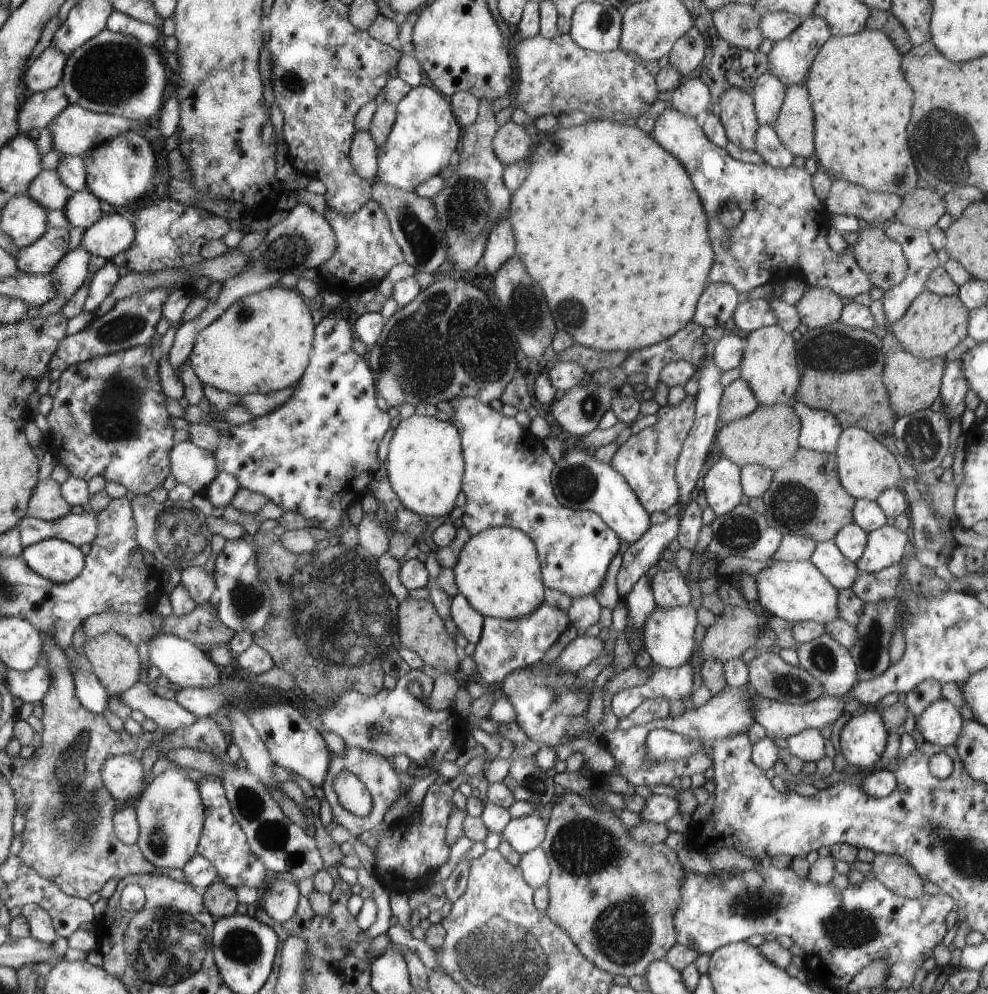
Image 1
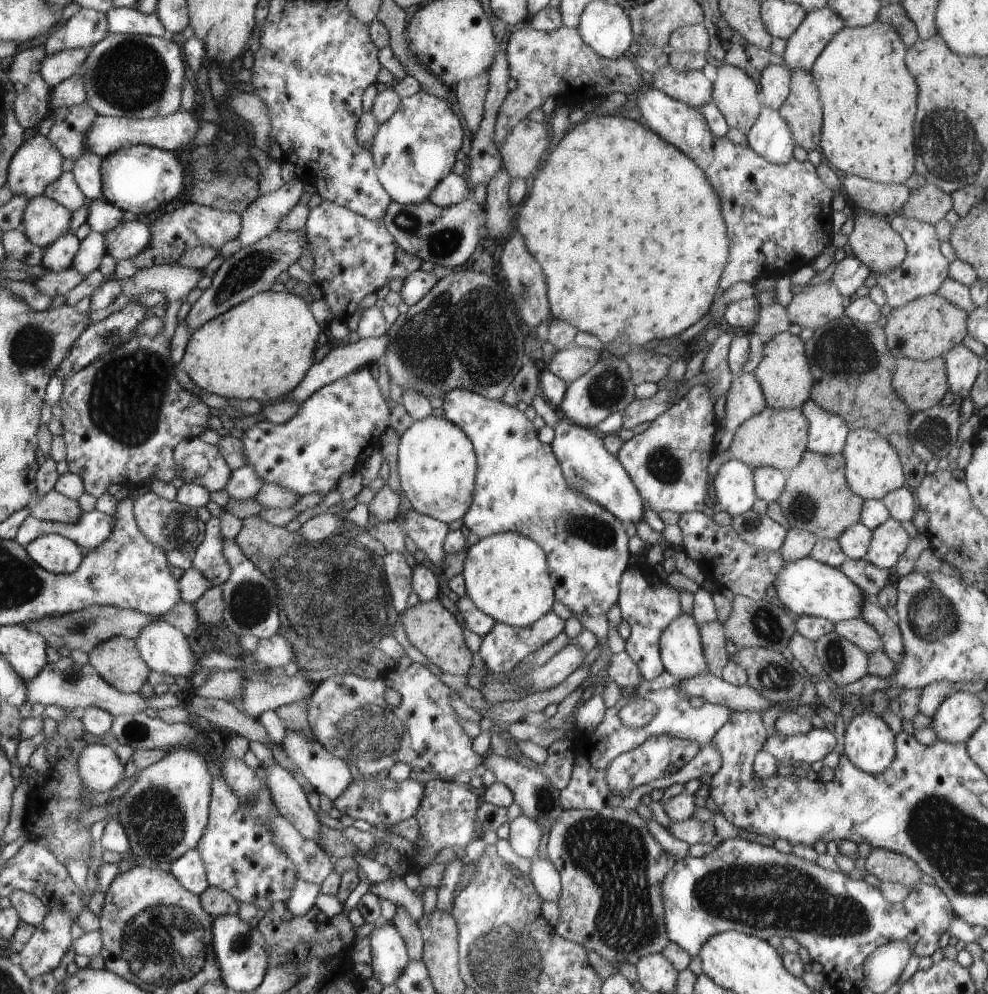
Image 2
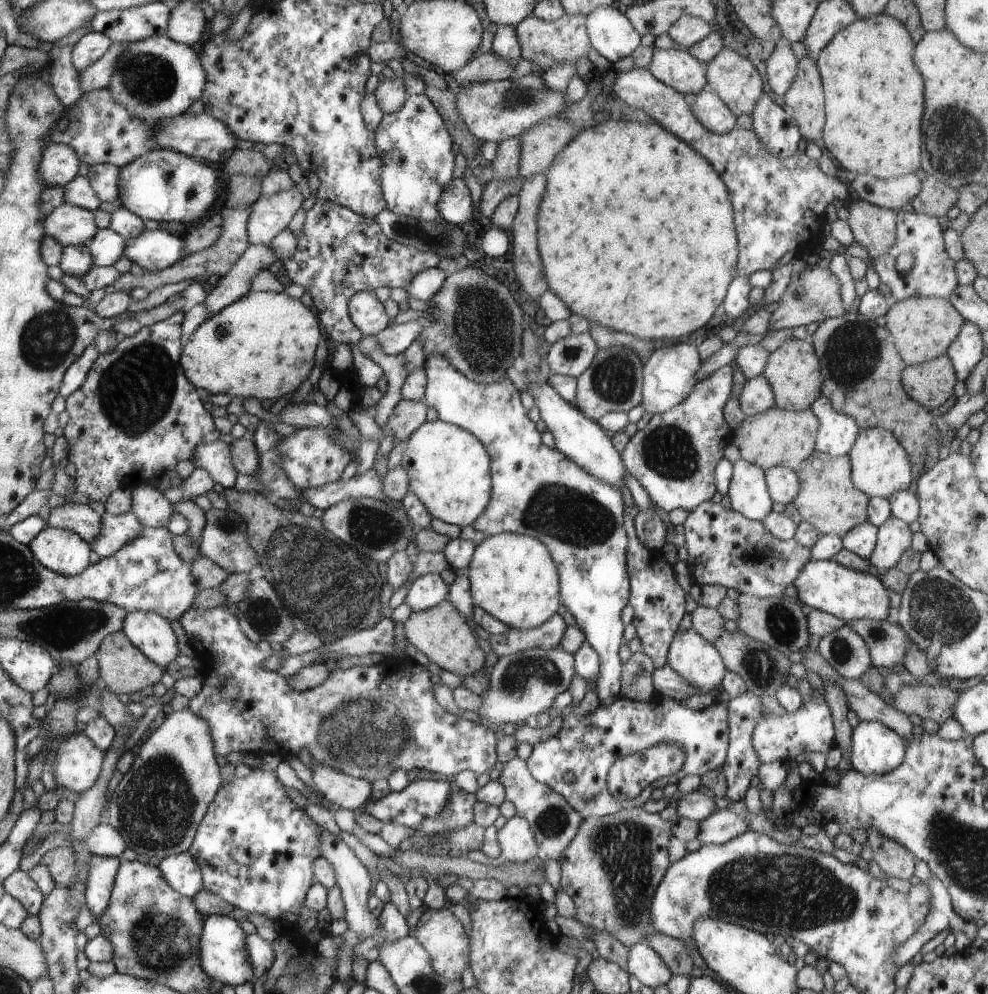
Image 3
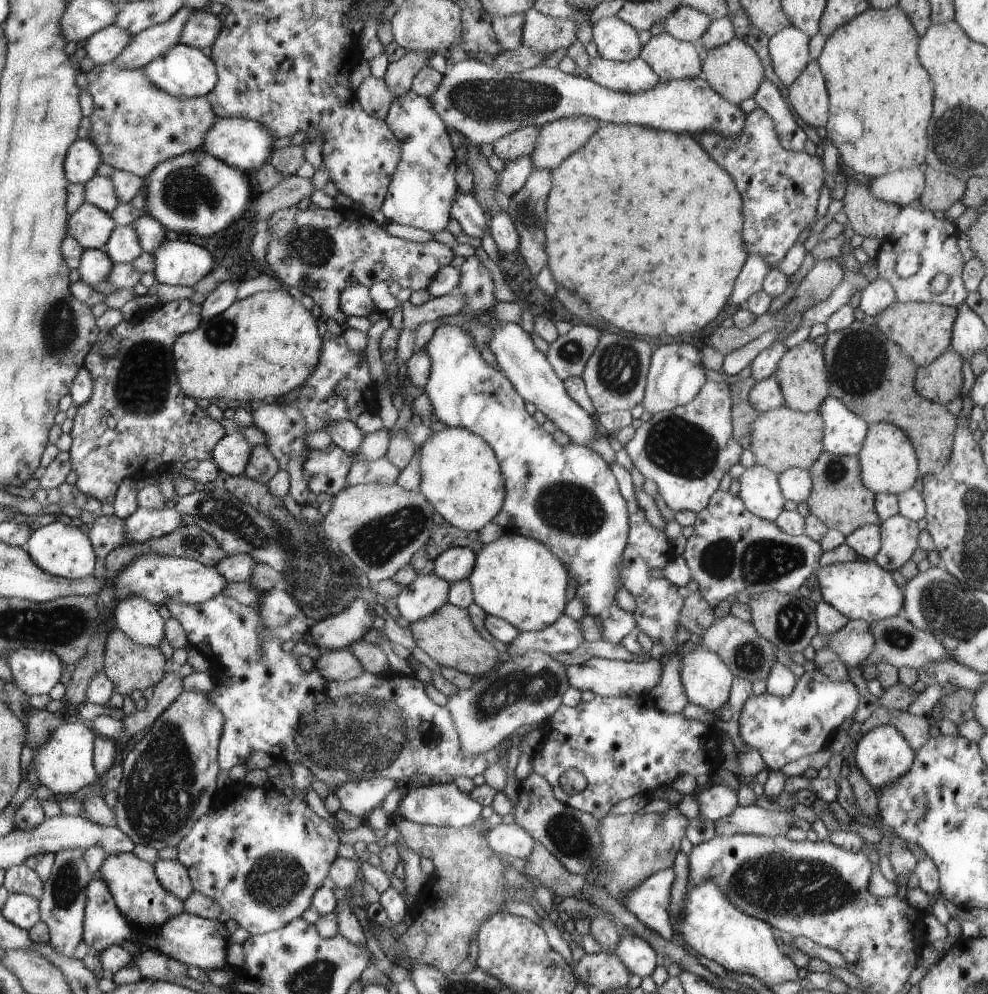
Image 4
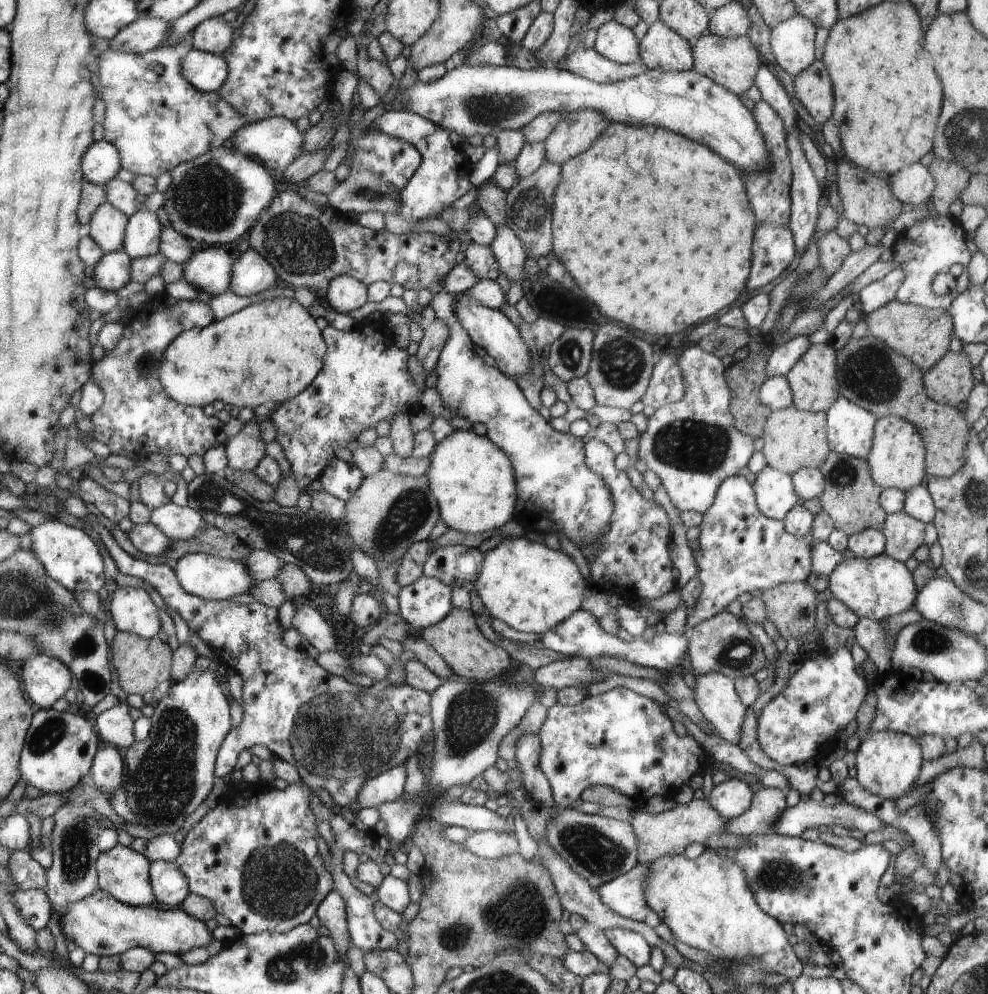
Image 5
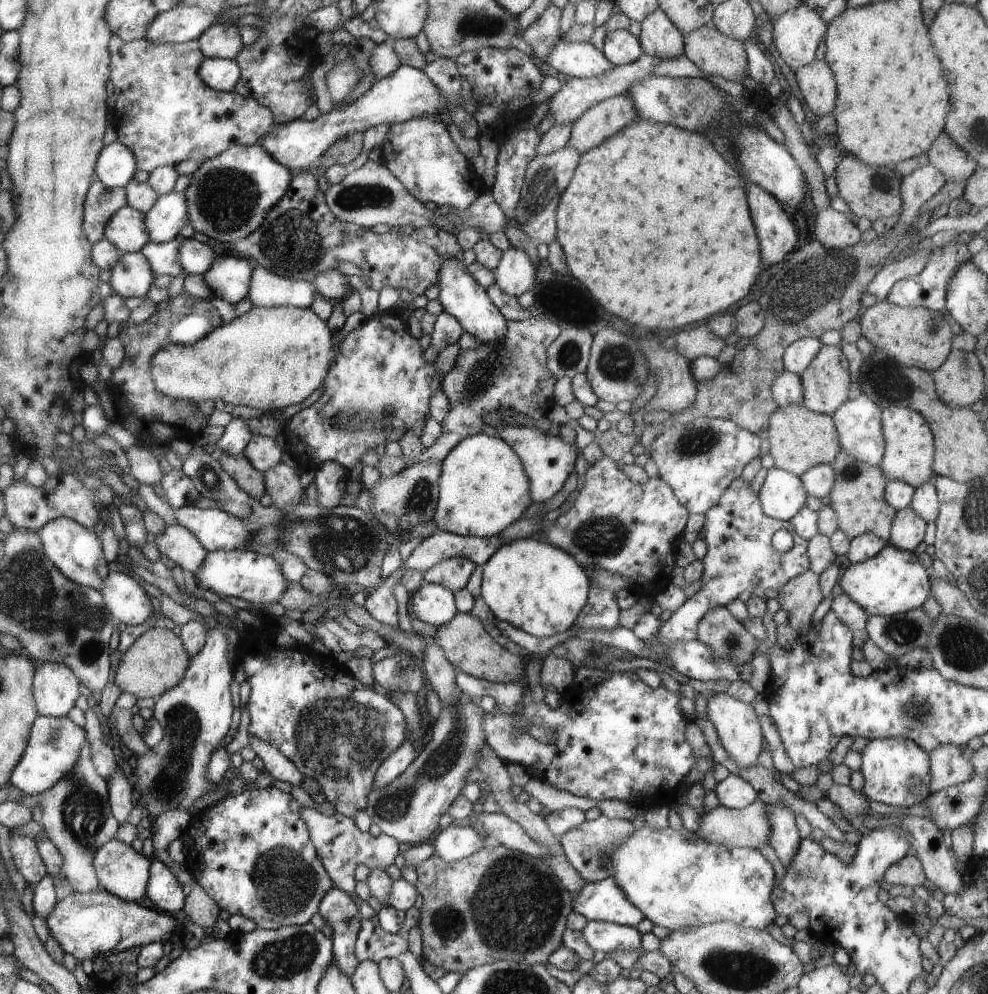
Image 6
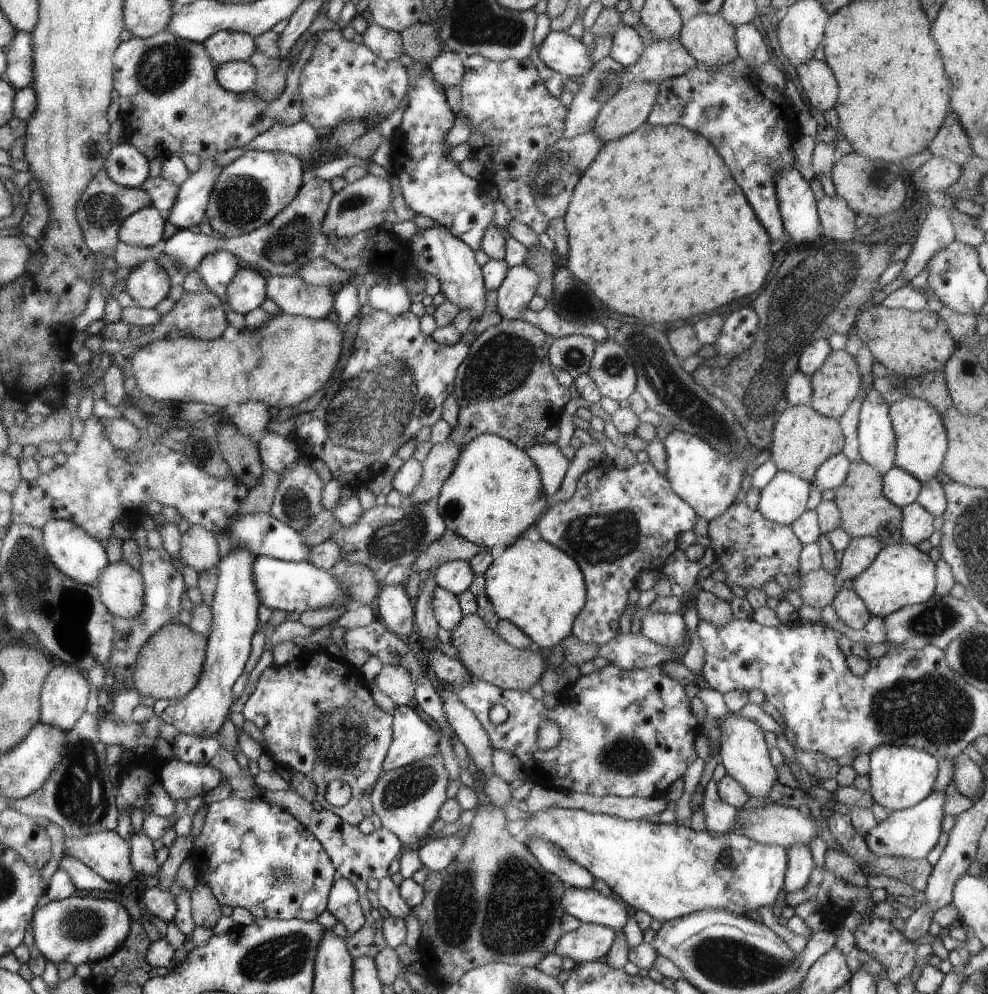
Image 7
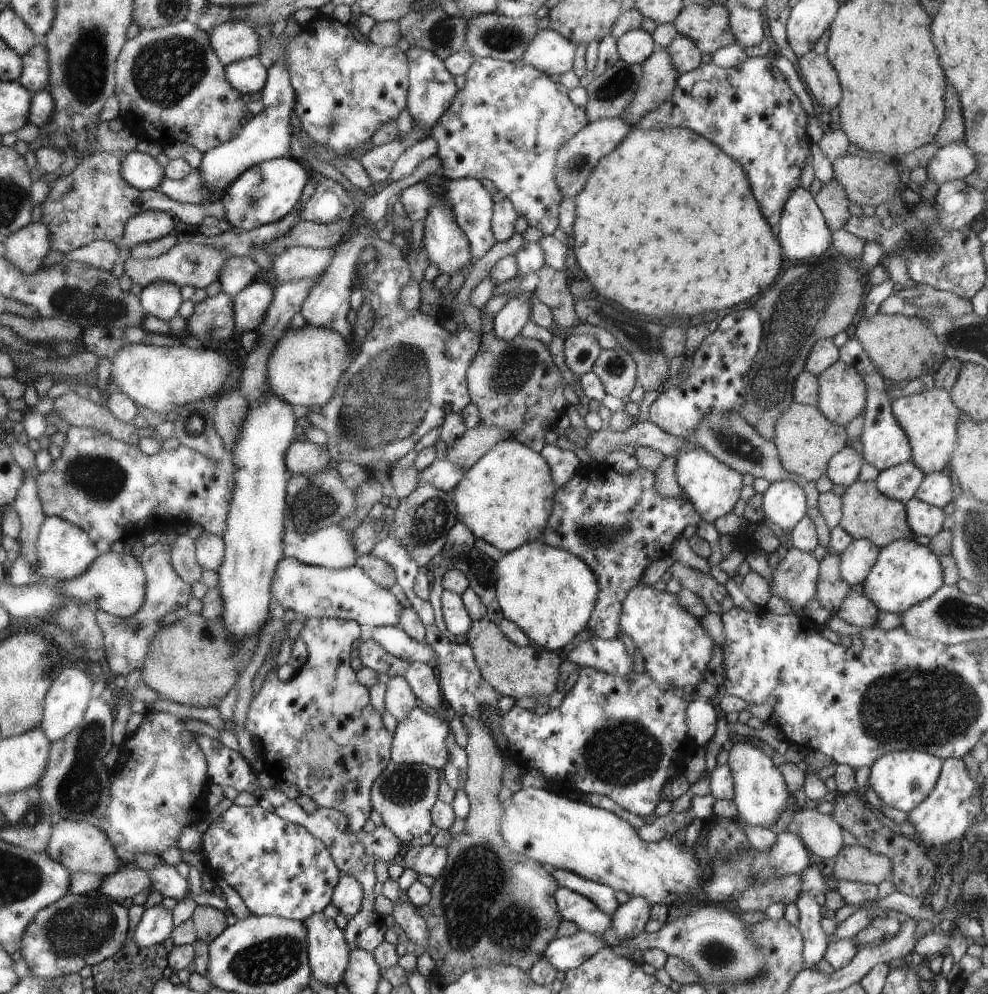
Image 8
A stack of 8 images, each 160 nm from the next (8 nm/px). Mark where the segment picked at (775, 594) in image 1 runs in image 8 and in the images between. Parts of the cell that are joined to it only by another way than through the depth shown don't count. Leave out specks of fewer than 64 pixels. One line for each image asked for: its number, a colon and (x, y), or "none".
2: (804, 587)
3: (826, 586)
4: (860, 589)
5: (877, 587)
6: (892, 582)
7: (901, 575)
8: (905, 573)

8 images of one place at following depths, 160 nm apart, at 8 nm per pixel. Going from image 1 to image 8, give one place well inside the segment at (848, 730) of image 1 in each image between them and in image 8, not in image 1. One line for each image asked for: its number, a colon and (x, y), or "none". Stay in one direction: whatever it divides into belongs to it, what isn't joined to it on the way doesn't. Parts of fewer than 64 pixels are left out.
2: (868, 742)
3: (875, 749)
4: (882, 755)
5: (888, 763)
6: (896, 771)
7: (900, 777)
8: (902, 779)

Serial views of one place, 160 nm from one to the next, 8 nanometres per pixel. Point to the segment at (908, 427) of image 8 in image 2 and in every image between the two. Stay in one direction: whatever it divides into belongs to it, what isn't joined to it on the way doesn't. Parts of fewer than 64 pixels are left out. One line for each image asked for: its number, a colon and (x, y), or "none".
2: (872, 467)
3: (880, 467)
4: (888, 462)
5: (896, 460)
6: (909, 450)
7: (921, 440)

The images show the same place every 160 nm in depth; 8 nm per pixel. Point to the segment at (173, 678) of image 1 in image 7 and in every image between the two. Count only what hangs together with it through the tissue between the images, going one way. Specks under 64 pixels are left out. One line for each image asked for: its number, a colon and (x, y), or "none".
2: (165, 649)
3: (152, 633)
4: (138, 618)
5: (132, 610)
6: (127, 600)
7: (122, 589)

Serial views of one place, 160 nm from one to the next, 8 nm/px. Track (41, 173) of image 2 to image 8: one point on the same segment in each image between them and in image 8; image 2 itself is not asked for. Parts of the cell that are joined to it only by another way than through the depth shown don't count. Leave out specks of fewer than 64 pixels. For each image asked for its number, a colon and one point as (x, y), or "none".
3: (60, 163)
4: (83, 160)
5: (101, 163)
6: (116, 165)
7: (128, 167)
8: (140, 170)

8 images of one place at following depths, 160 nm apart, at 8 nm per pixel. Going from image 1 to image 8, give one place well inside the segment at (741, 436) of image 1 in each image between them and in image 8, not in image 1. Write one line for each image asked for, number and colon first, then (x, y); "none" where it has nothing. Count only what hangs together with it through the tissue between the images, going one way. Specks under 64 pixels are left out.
2: (772, 438)
3: (776, 438)
4: (782, 439)
5: (793, 438)
6: (799, 438)
7: (802, 440)
8: (806, 440)

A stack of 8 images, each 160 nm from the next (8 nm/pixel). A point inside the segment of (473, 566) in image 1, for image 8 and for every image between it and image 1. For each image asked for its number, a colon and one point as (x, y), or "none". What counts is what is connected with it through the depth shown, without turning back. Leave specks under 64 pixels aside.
2: (506, 575)
3: (512, 576)
4: (517, 579)
5: (531, 587)
6: (535, 586)
7: (535, 586)
8: (548, 592)

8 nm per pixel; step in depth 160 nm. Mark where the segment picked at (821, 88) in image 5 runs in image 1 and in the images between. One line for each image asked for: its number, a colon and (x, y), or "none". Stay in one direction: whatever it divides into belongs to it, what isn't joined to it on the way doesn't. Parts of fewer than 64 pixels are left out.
1: (795, 124)
2: (802, 110)
3: (805, 100)
4: (808, 95)

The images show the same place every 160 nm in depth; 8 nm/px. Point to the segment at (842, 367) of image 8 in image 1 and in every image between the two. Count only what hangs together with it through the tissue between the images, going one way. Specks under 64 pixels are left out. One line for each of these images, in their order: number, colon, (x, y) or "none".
1: (768, 365)
2: (784, 374)
3: (793, 370)
4: (802, 375)
5: (813, 380)
6: (826, 381)
7: (836, 383)

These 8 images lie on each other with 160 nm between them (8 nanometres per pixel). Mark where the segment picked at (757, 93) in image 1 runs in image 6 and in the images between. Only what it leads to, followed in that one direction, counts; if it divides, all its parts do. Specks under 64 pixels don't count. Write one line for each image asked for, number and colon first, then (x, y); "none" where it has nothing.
2: (774, 84)
3: (781, 67)
4: (789, 49)
5: (791, 42)
6: (796, 34)

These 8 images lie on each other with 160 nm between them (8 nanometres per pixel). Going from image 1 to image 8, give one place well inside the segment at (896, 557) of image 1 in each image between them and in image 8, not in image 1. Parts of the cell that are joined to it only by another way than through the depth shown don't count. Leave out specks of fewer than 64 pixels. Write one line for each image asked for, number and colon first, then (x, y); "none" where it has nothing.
2: (889, 540)
3: (894, 536)
4: (899, 535)
5: (903, 534)
6: (907, 531)
7: (917, 524)
8: (924, 520)

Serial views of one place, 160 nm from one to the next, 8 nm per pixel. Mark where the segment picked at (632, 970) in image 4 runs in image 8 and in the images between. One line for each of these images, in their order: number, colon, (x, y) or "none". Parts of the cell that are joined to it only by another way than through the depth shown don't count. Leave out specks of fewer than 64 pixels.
5: (630, 944)
6: (607, 937)
7: (589, 942)
8: (566, 953)

